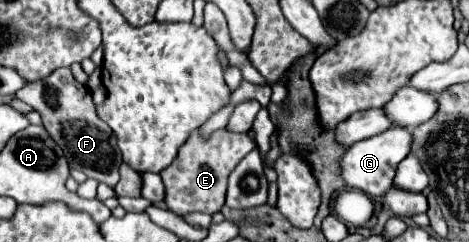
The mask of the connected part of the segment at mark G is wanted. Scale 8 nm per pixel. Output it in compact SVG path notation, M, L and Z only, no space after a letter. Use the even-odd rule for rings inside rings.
M390 127L388 131L384 131L376 137L364 139L364 141L348 147L346 153L340 157L340 177L346 181L346 187L362 189L364 193L368 193L380 201L392 187L392 179L394 179L398 163L410 153L410 141L412 141L412 135L408 129Z

